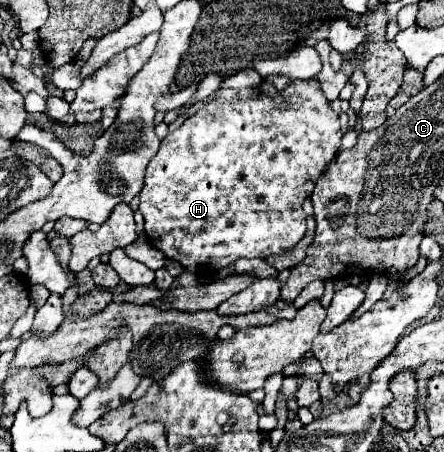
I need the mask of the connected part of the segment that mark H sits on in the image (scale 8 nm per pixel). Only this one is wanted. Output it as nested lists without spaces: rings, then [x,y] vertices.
[[[297,81],[289,85],[283,93],[275,91],[271,85],[263,83],[259,89],[221,89],[221,95],[207,103],[201,111],[197,111],[193,117],[189,117],[177,131],[169,133],[161,141],[159,153],[149,161],[147,175],[145,175],[145,187],[139,193],[139,211],[145,217],[145,235],[149,243],[163,251],[167,259],[179,261],[187,271],[199,273],[199,271],[217,271],[227,265],[231,265],[239,257],[259,257],[267,259],[269,255],[279,255],[283,251],[289,251],[295,247],[301,237],[305,235],[305,211],[301,209],[303,201],[313,193],[313,187],[317,183],[317,177],[325,171],[325,167],[331,163],[331,159],[337,155],[339,145],[341,145],[341,125],[339,125],[339,115],[333,113],[329,101],[321,93],[315,81]]]

